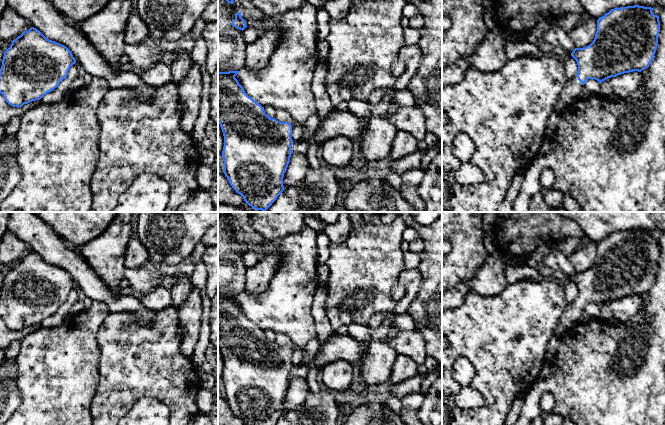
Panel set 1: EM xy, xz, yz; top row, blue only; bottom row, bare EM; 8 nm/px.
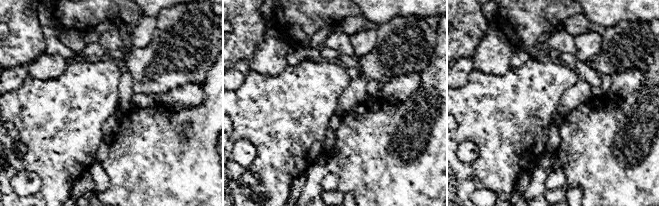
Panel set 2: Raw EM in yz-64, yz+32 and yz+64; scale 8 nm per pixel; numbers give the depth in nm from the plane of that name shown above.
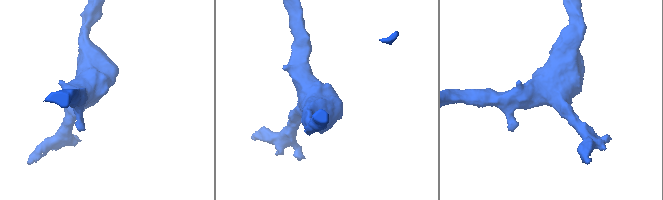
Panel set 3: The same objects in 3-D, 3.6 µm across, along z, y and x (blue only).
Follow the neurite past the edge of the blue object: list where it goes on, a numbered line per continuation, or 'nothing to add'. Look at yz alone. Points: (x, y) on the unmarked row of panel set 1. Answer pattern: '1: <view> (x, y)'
1: yz (573, 312)

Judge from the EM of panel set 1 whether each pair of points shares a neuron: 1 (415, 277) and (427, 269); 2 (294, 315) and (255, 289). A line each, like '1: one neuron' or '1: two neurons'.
1: two neurons
2: two neurons

